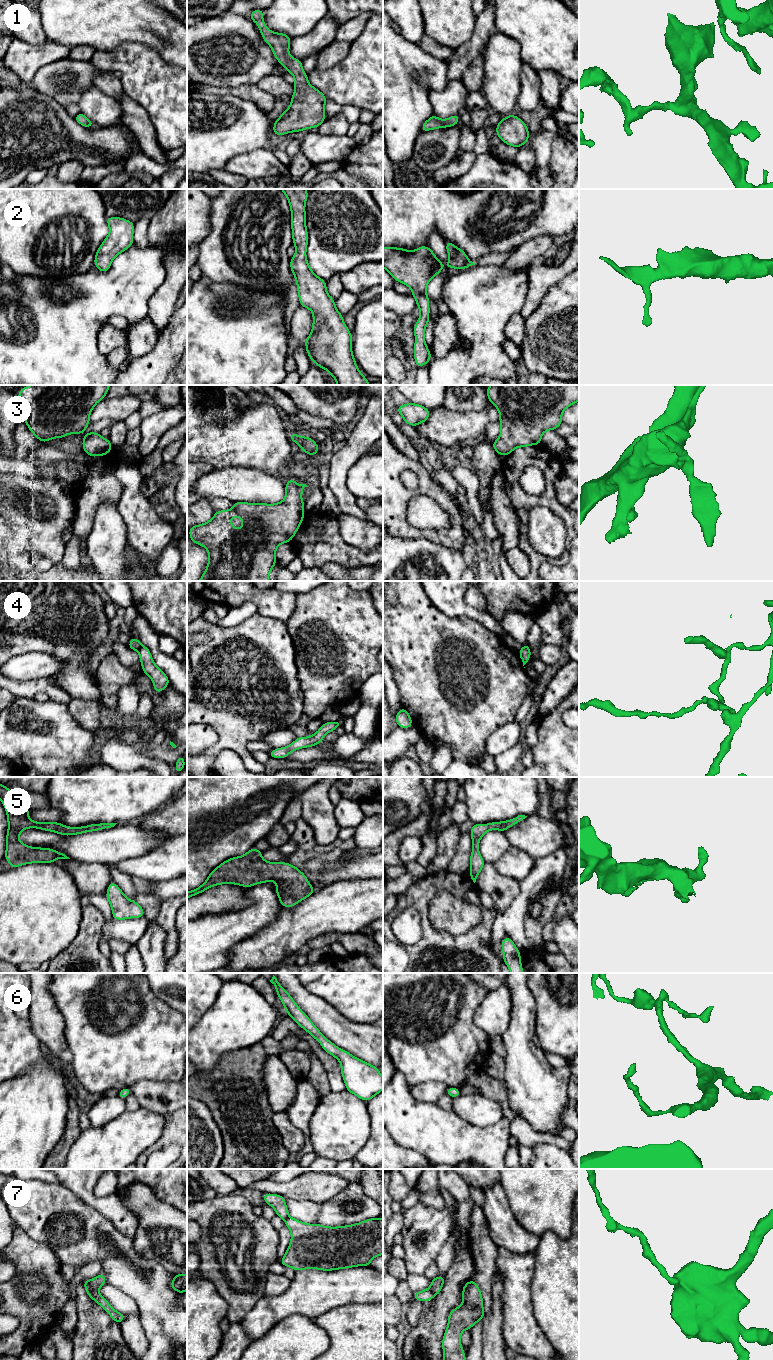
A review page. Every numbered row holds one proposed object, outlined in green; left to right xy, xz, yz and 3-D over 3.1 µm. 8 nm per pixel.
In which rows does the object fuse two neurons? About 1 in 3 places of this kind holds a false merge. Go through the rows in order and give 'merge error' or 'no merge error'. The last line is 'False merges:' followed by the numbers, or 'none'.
1: no merge error
2: no merge error
3: no merge error
4: merge error
5: no merge error
6: no merge error
7: merge error
False merges: 4, 7

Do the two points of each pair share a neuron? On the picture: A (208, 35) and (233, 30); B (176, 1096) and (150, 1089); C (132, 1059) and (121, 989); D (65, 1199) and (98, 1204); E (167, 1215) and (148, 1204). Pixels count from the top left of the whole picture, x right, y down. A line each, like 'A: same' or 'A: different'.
A: same
B: same
C: same
D: different
E: same

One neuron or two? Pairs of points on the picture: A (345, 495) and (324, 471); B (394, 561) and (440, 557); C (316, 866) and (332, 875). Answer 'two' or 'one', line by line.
A: two
B: one
C: two

